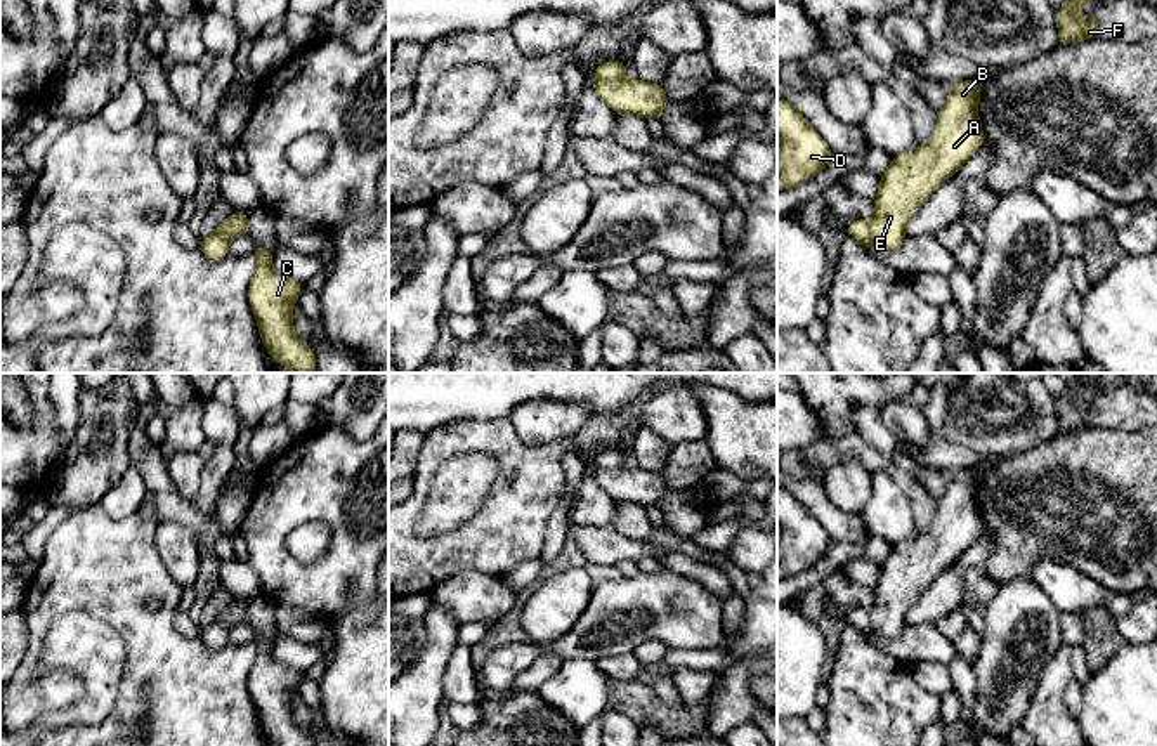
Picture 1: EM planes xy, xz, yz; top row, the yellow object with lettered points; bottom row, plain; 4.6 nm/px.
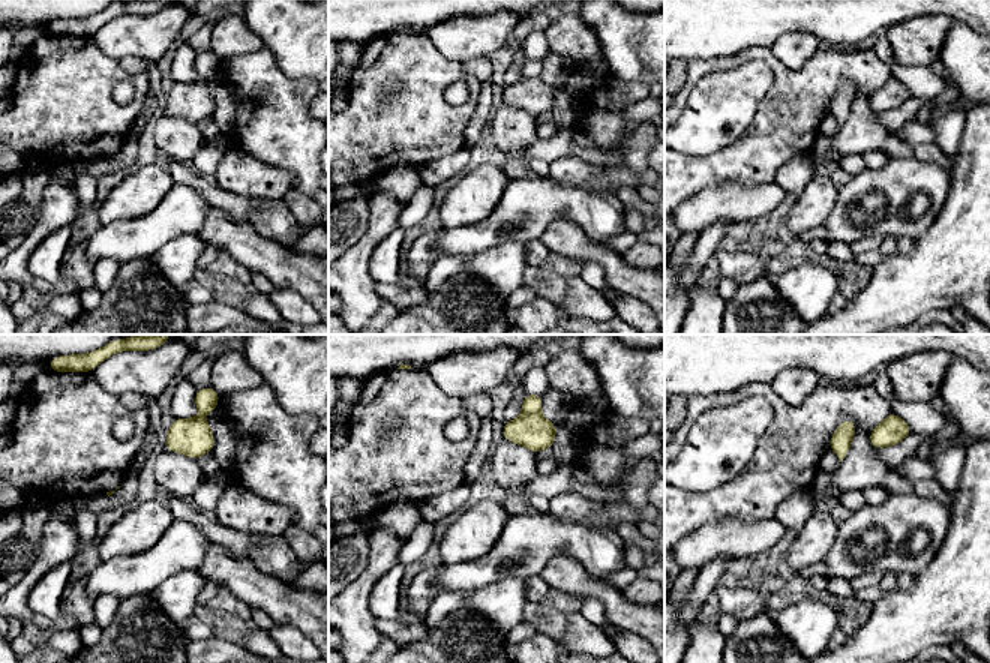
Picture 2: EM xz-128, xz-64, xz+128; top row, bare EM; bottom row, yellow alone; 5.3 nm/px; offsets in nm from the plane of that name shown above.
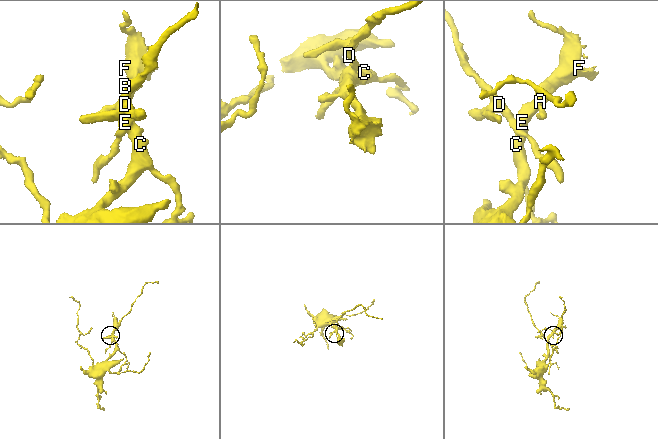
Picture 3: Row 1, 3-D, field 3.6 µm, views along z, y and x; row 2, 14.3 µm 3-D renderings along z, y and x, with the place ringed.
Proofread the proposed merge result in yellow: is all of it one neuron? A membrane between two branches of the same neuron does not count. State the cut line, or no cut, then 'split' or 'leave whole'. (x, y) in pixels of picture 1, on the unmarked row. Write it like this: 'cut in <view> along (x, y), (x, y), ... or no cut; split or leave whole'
cut in xz along (620, 465), (595, 472); split

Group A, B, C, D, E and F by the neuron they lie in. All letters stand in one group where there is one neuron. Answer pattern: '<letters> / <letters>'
A B C E F / D

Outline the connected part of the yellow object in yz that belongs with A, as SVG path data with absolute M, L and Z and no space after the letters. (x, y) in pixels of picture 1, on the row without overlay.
M978 468L951 474L931 529L892 545L879 566L874 604L869 609L878 635L886 640L899 638L907 626L909 607L984 534L984 515L978 510L980 484Z

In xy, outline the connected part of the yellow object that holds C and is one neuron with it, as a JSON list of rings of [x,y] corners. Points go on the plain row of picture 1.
[[[253,633],[252,642],[257,658],[250,668],[248,687],[265,739],[272,746],[316,746],[291,711],[291,697],[304,673],[271,656],[274,640]]]

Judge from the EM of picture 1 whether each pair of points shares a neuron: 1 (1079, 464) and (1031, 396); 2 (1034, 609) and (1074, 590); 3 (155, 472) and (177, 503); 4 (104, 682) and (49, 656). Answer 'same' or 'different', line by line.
1: different
2: different
3: same
4: same

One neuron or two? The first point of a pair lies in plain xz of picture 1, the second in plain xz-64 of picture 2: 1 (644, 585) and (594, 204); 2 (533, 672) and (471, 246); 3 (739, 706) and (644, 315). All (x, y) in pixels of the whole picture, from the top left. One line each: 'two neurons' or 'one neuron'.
1: one neuron
2: two neurons
3: two neurons

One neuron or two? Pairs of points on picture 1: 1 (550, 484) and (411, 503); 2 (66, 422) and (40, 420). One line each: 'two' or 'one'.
1: one
2: two

